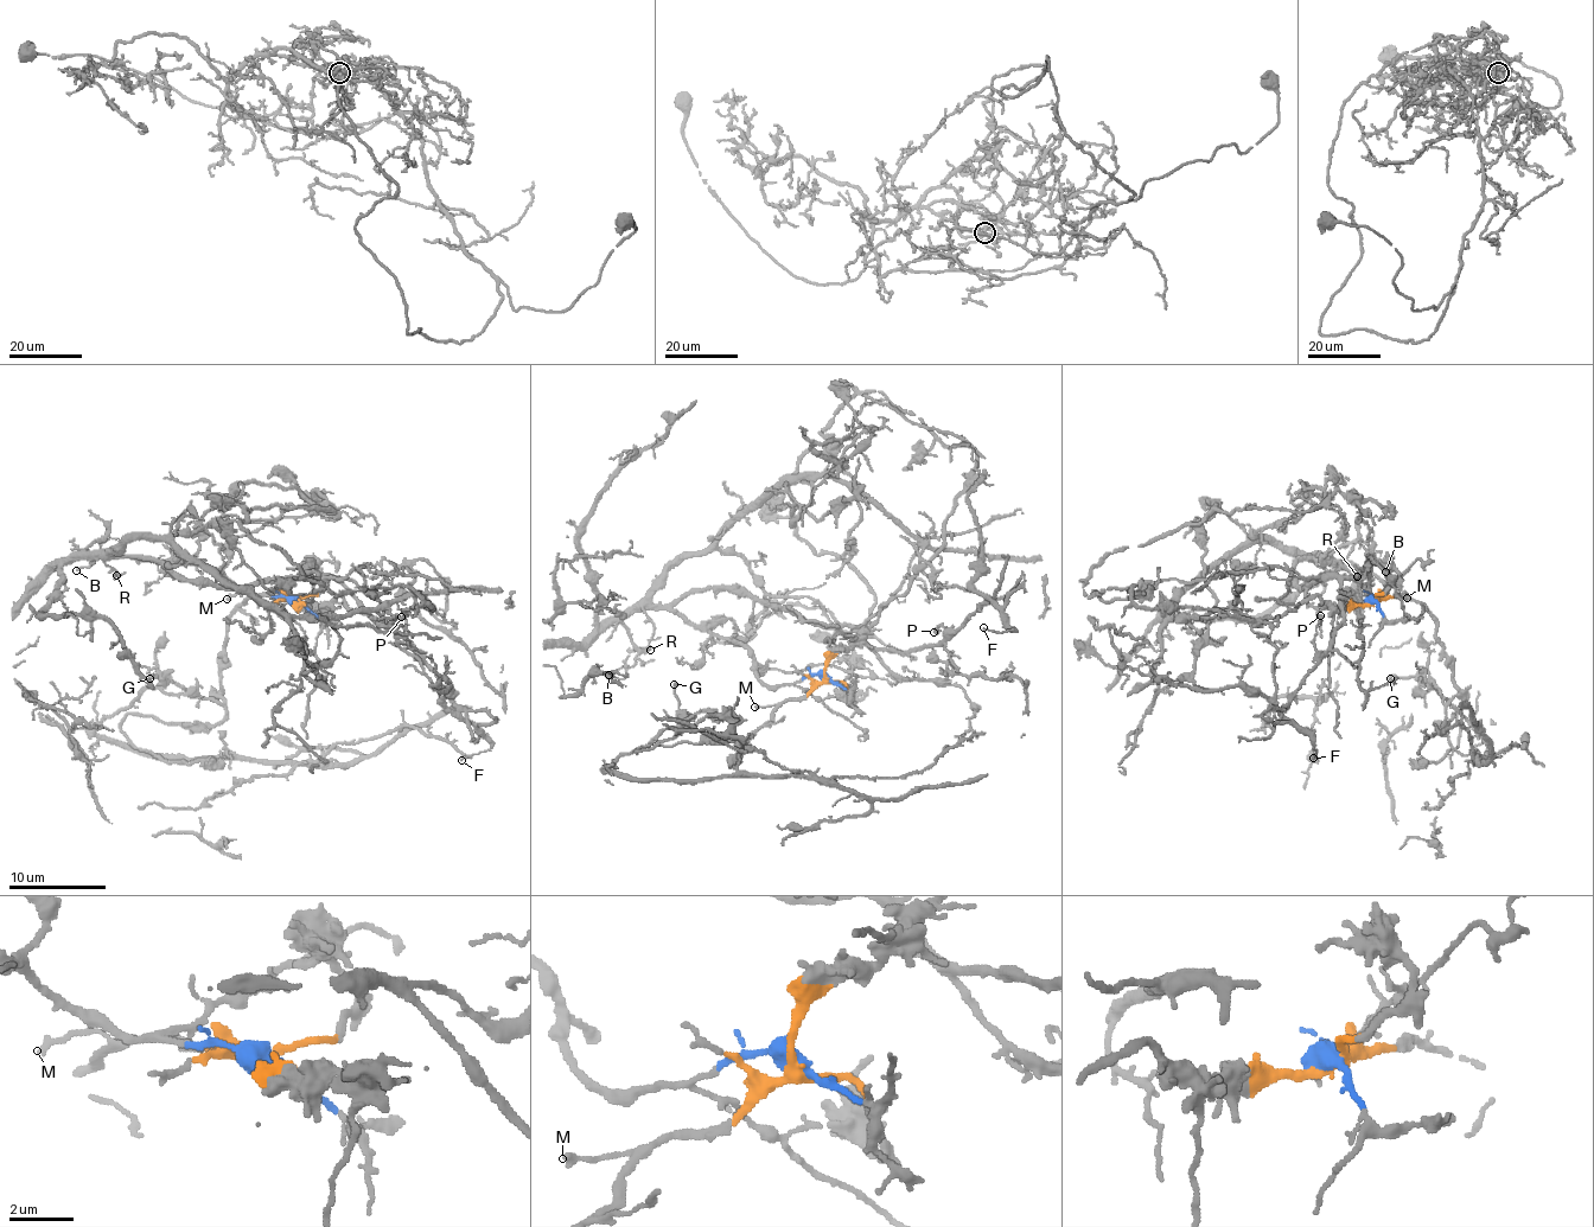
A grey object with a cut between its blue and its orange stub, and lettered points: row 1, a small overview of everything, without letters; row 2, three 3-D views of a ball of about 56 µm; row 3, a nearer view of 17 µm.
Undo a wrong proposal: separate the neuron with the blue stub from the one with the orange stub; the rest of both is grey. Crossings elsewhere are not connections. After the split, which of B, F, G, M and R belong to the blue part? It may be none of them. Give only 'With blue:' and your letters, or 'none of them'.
With blue: B, R

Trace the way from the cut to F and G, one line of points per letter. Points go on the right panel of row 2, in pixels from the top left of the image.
F: (1371, 601), (1325, 604), (1312, 596), (1253, 630), (1276, 647), (1275, 705), (1312, 741), (1313, 759)
G: (1371, 601), (1392, 594), (1417, 600), (1433, 617), (1435, 639), (1458, 692), (1446, 702), (1432, 681), (1389, 678)

